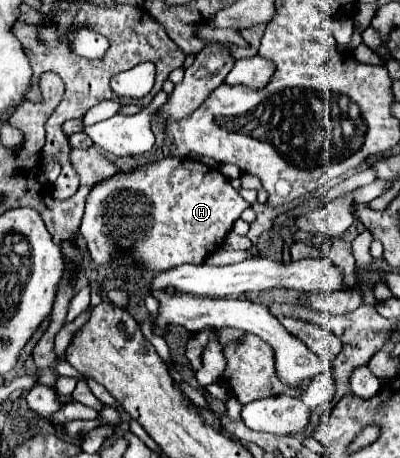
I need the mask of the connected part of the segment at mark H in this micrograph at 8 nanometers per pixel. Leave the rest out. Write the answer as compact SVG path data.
M164 158L156 164L112 176L100 182L100 186L94 186L88 194L80 234L86 240L92 260L106 268L116 252L130 250L140 266L152 272L162 272L180 264L202 264L222 246L226 234L232 230L232 224L248 206L250 204L230 186L230 180L216 168L190 158Z

